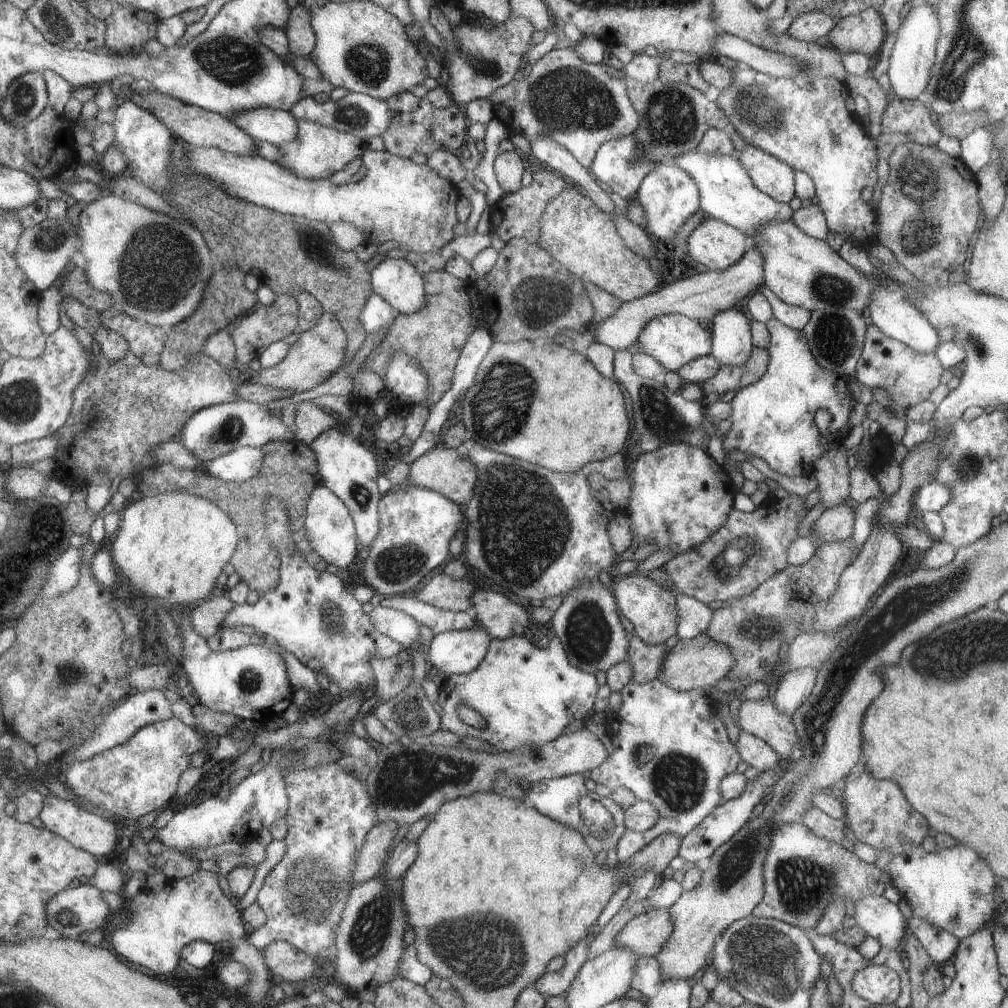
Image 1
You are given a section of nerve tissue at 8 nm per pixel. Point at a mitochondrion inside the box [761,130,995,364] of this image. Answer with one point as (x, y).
(925, 182)

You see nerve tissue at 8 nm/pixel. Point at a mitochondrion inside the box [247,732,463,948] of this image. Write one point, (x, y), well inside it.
(311, 884)

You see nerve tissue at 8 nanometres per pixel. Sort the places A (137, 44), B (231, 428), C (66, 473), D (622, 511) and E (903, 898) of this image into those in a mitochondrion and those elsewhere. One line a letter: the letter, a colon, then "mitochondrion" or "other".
A: other
B: mitochondrion
C: other
D: other
E: other

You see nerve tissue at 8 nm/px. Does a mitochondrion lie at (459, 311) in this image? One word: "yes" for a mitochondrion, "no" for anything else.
no

